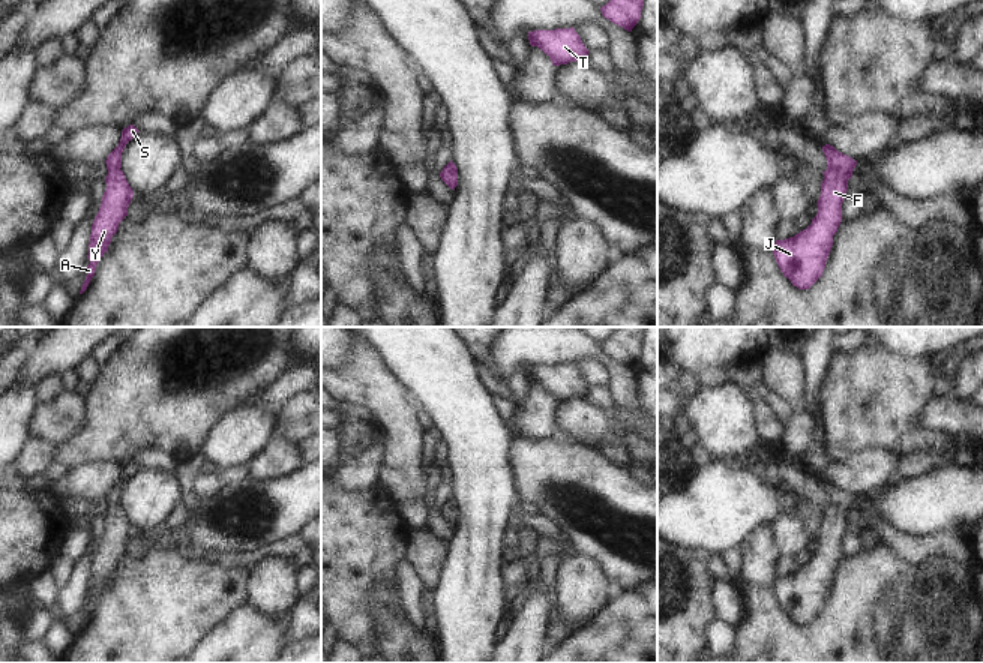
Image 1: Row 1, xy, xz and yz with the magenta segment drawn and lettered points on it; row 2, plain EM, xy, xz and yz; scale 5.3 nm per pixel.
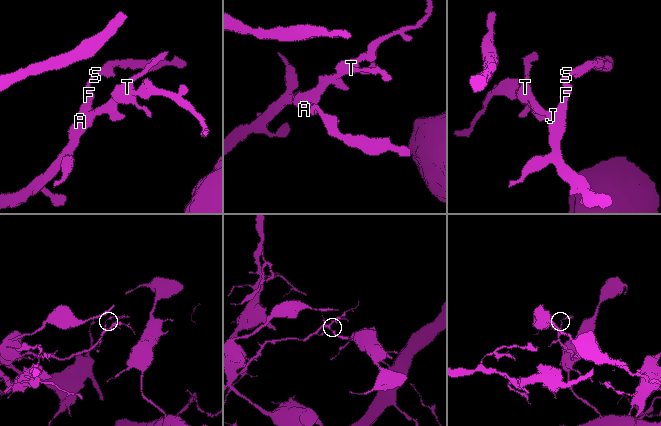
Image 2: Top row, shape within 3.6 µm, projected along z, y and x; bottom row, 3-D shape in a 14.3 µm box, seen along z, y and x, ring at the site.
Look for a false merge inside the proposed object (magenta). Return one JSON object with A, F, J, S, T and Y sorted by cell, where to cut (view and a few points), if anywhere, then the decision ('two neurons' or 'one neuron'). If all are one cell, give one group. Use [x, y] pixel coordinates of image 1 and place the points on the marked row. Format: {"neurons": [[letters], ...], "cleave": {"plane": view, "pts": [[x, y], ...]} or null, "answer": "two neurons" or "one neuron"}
{"neurons": [["A", "F", "J", "S", "T", "Y"]], "cleave": null, "answer": "one neuron"}

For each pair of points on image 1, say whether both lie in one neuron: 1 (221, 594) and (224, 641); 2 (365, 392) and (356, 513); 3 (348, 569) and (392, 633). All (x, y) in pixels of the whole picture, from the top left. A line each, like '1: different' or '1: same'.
1: different
2: different
3: different

